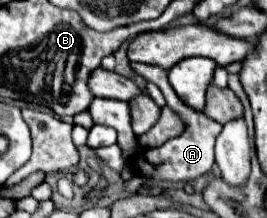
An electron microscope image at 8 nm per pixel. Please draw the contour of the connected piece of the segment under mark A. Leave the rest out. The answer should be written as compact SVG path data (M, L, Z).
M130 63L130 65L136 69L136 73L140 73L150 83L160 87L160 91L166 97L168 107L172 111L176 111L182 117L182 121L186 123L186 131L180 137L166 141L162 147L146 149L134 161L130 161L132 167L136 171L140 171L140 175L148 177L150 181L164 181L164 179L168 179L168 181L192 181L192 179L196 179L200 175L206 175L212 169L212 165L214 165L214 143L216 143L218 133L222 131L220 123L216 123L210 117L206 117L204 113L194 111L192 107L184 105L178 99L178 95L174 93L174 89L170 87L170 83L168 83L168 71L164 71L160 67L154 67L154 65L142 65L142 63Z

